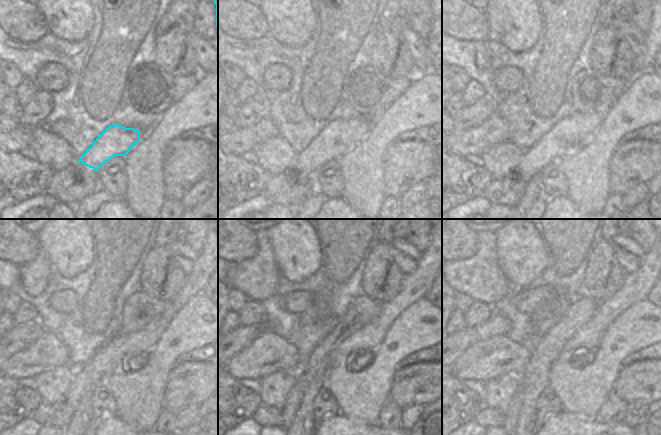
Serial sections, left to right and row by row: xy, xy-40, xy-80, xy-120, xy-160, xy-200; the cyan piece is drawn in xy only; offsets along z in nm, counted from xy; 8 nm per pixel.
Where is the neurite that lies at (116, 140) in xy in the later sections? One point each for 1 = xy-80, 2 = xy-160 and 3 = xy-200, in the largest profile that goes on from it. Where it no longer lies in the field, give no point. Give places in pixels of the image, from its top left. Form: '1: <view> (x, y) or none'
1: xy-80 (564, 137)
2: xy-160 (416, 285)
3: xy-200 (637, 285)

